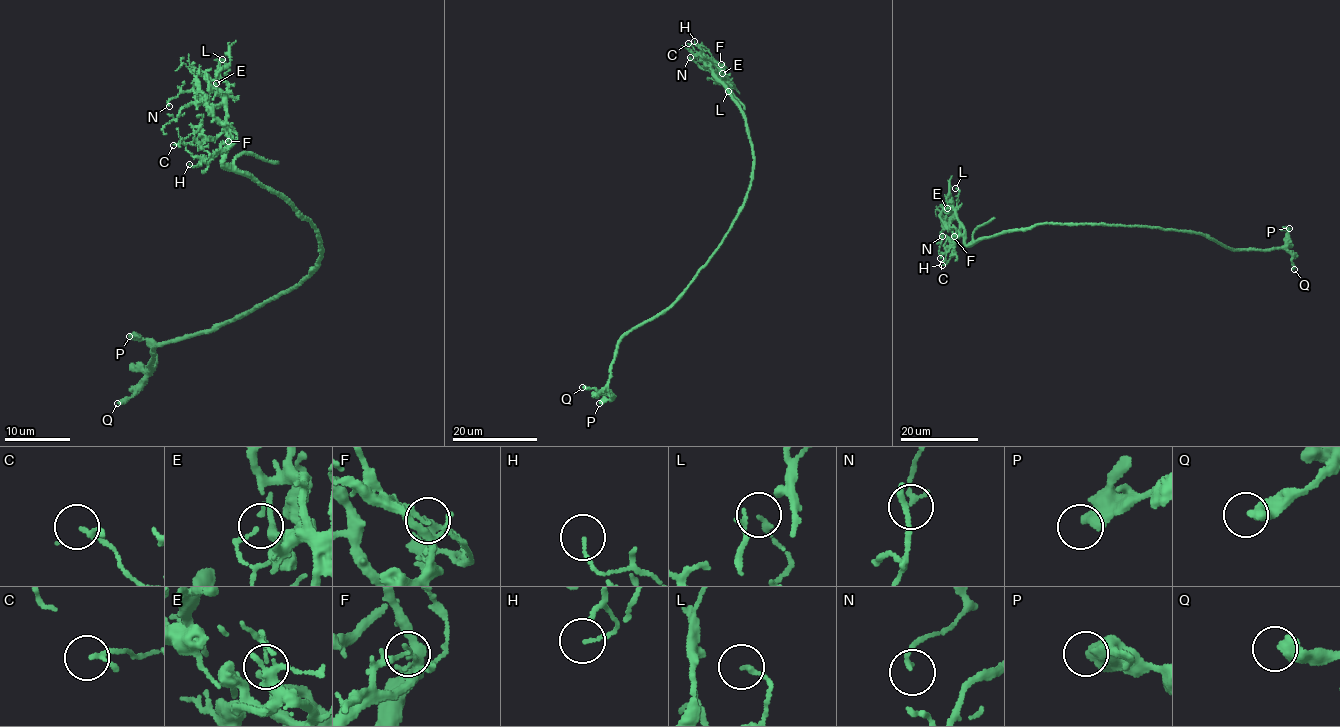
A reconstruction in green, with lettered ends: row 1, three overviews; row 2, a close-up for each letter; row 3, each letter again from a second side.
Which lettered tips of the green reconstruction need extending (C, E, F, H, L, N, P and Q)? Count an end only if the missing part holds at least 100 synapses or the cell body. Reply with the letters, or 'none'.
none

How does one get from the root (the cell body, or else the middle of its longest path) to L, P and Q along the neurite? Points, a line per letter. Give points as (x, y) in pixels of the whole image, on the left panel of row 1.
L: (310, 273), (321, 252), (310, 220), (272, 188), (224, 163), (229, 86), (222, 59)
P: (310, 273), (297, 287), (251, 312), (158, 344), (151, 372), (152, 347), (129, 336)
Q: (310, 273), (297, 287), (251, 312), (209, 330), (162, 346), (158, 344), (150, 373), (130, 397), (117, 403)

